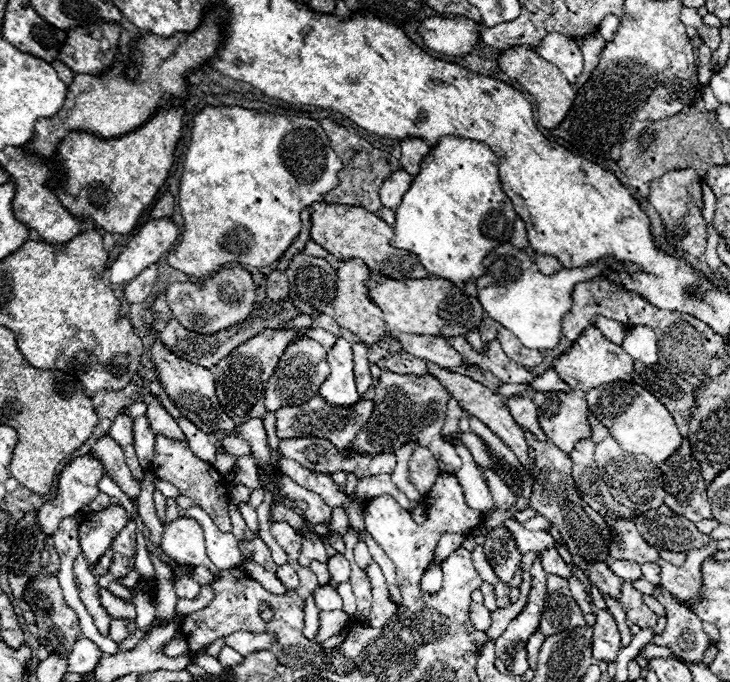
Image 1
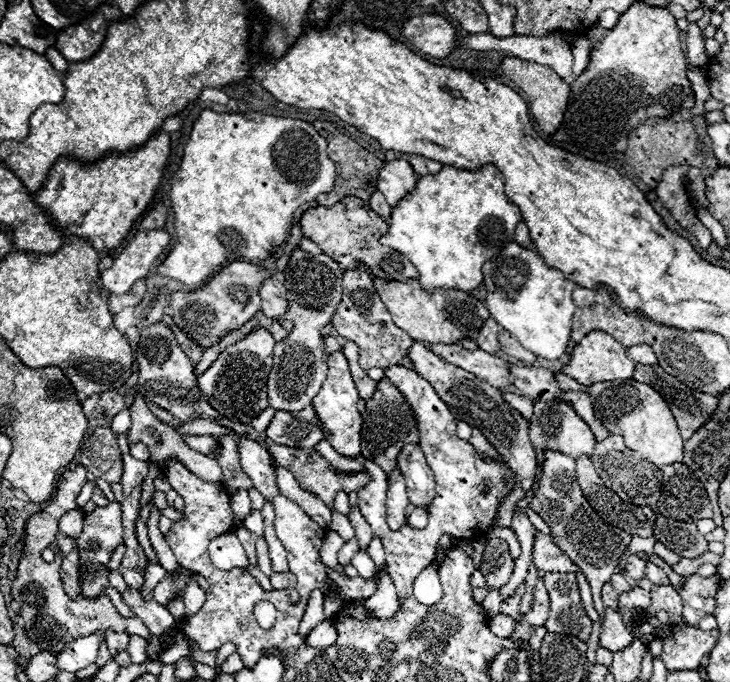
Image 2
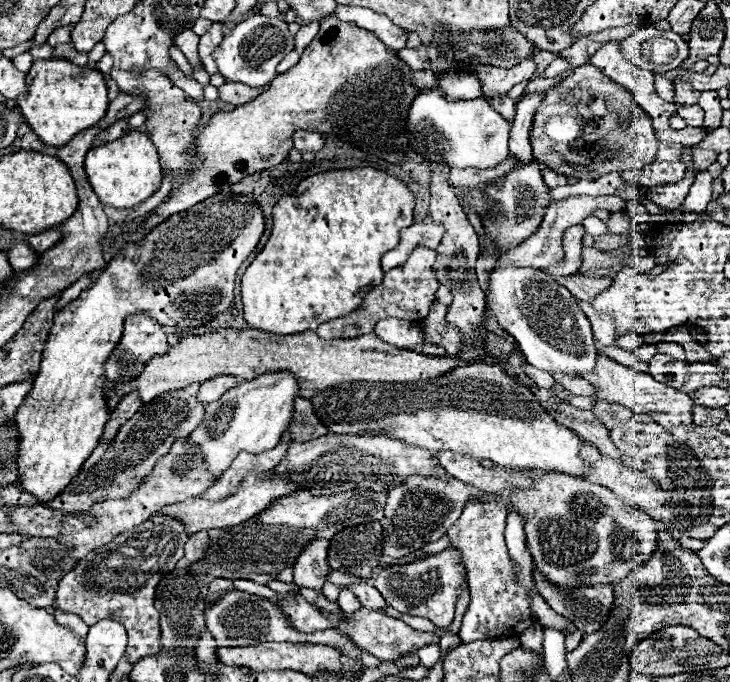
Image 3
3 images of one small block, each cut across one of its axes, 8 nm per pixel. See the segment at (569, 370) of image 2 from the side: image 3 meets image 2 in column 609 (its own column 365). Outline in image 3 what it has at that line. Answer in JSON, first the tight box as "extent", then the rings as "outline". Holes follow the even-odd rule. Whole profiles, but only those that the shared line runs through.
{"extent":[104,328,464,412],"outline":[[[222,328],[202,336],[184,336],[178,344],[170,346],[166,354],[154,356],[146,362],[142,374],[128,382],[112,382],[104,378],[104,394],[106,408],[112,412],[118,402],[130,394],[138,392],[142,404],[152,398],[170,392],[182,390],[190,384],[206,382],[216,374],[232,374],[236,378],[256,378],[256,374],[264,374],[268,370],[294,370],[296,378],[300,378],[300,396],[312,398],[318,392],[338,386],[342,382],[418,382],[418,380],[434,380],[464,362],[450,356],[426,356],[414,350],[396,350],[396,346],[388,346],[374,332],[358,338],[338,338],[324,340],[314,330],[306,330],[302,334],[270,334],[254,328]]]}

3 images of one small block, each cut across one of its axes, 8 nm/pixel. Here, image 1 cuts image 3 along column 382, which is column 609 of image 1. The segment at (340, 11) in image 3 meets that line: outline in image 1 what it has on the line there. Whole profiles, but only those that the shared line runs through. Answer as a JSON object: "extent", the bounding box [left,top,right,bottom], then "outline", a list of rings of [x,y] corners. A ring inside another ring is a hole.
{"extent":[598,16,618,42],"outline":[[[606,16],[602,22],[600,22],[600,26],[598,26],[598,32],[600,32],[600,36],[606,40],[606,42],[612,42],[614,40],[614,34],[616,34],[616,30],[618,30],[618,18],[616,16]]]}

